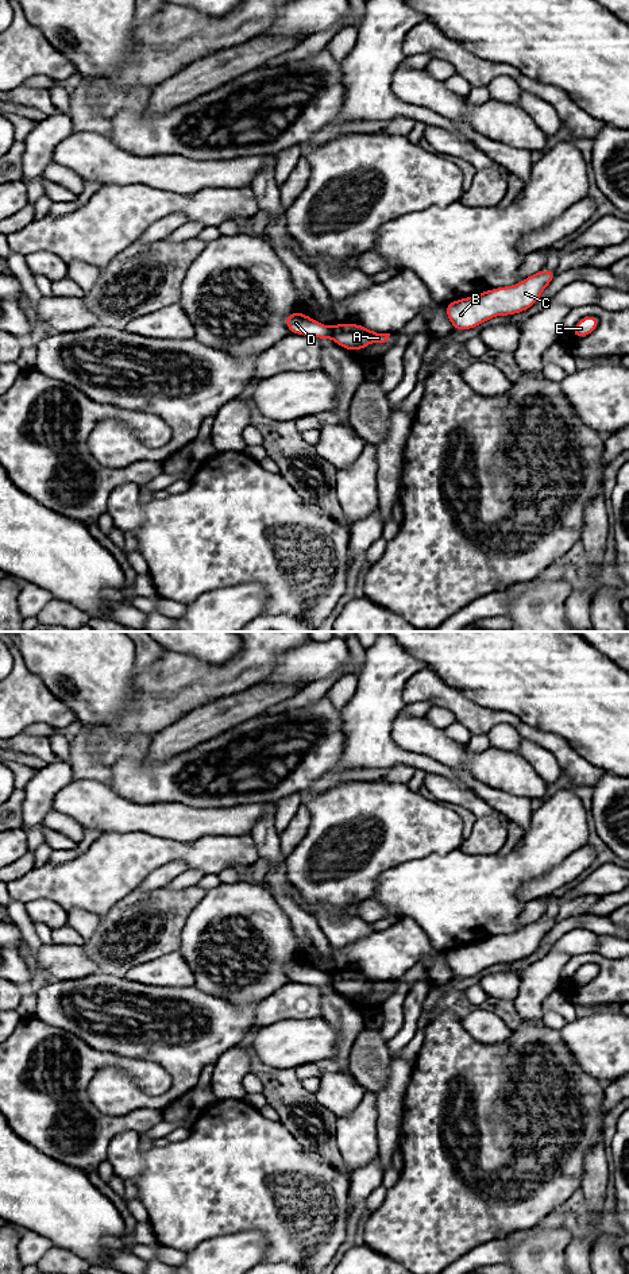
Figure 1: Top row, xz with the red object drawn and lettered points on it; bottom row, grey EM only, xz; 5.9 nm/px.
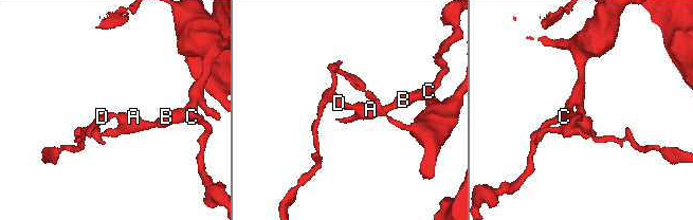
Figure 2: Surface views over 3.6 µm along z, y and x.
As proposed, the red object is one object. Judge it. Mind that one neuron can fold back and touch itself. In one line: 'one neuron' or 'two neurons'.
two neurons

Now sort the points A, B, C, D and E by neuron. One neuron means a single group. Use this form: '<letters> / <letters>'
A B C E / D

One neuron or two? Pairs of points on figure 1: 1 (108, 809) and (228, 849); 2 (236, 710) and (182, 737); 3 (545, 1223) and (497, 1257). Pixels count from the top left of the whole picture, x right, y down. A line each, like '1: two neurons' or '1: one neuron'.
1: two neurons
2: one neuron
3: one neuron

